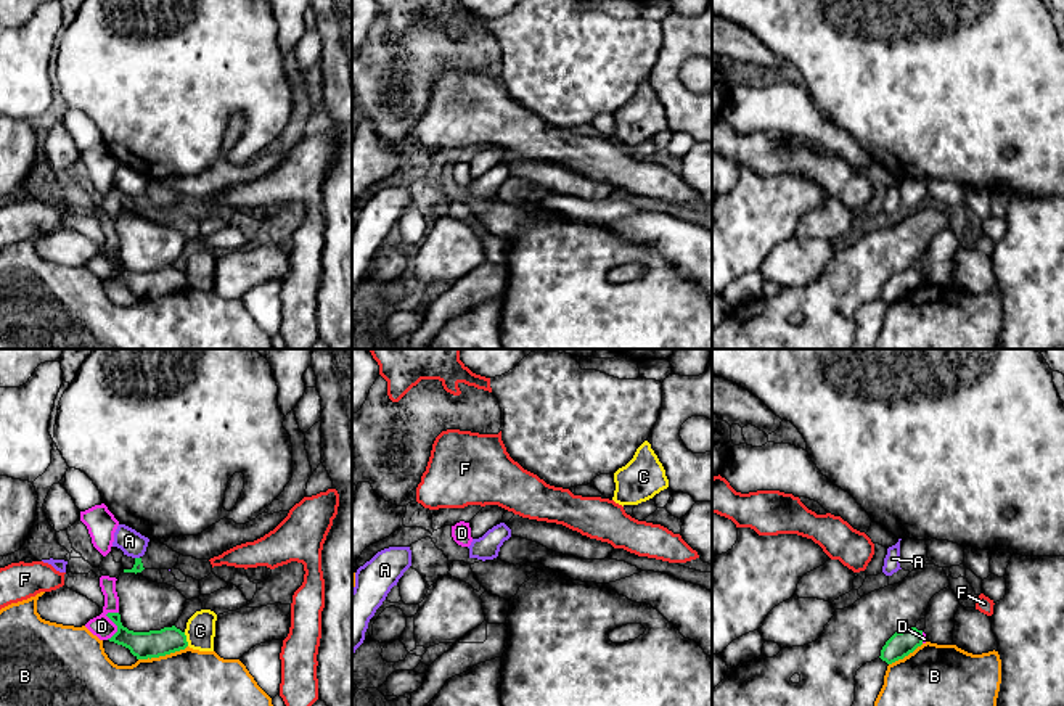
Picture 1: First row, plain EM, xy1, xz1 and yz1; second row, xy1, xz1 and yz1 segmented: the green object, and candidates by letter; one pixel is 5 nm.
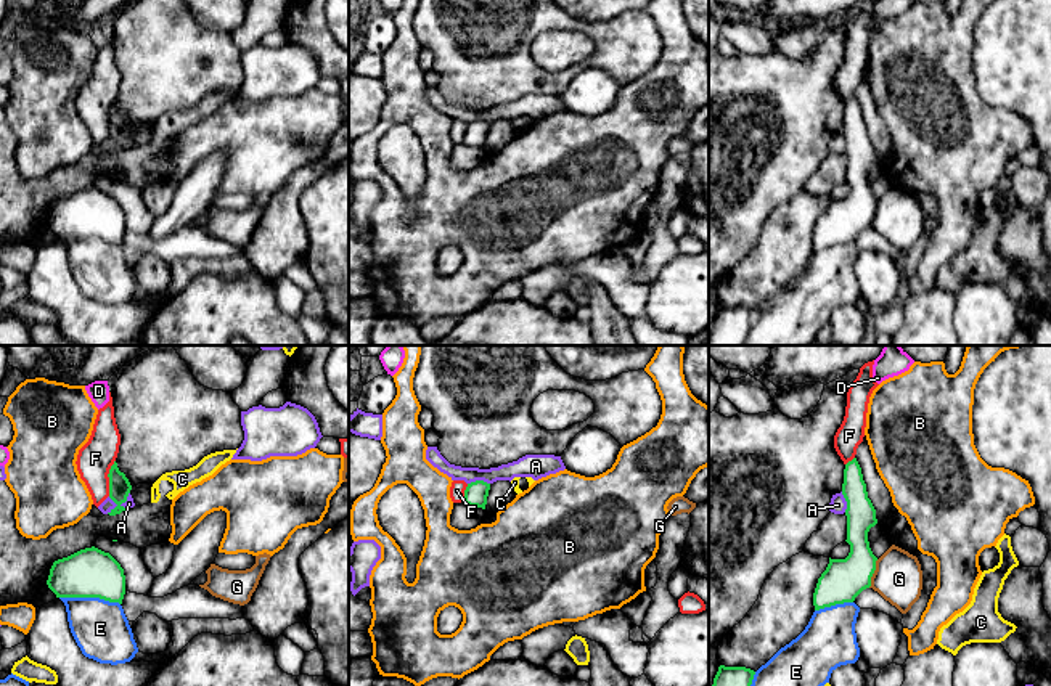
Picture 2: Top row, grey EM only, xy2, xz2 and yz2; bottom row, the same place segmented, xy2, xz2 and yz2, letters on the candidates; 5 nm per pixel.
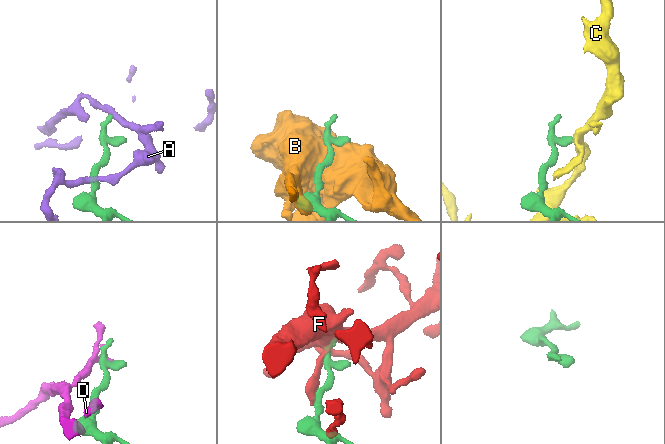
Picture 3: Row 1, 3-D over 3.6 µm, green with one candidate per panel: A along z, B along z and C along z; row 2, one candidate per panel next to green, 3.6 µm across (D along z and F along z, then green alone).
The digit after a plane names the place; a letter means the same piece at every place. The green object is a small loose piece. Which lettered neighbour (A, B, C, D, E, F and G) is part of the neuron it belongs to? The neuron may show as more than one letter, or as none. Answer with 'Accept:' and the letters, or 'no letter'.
Accept: no letter

